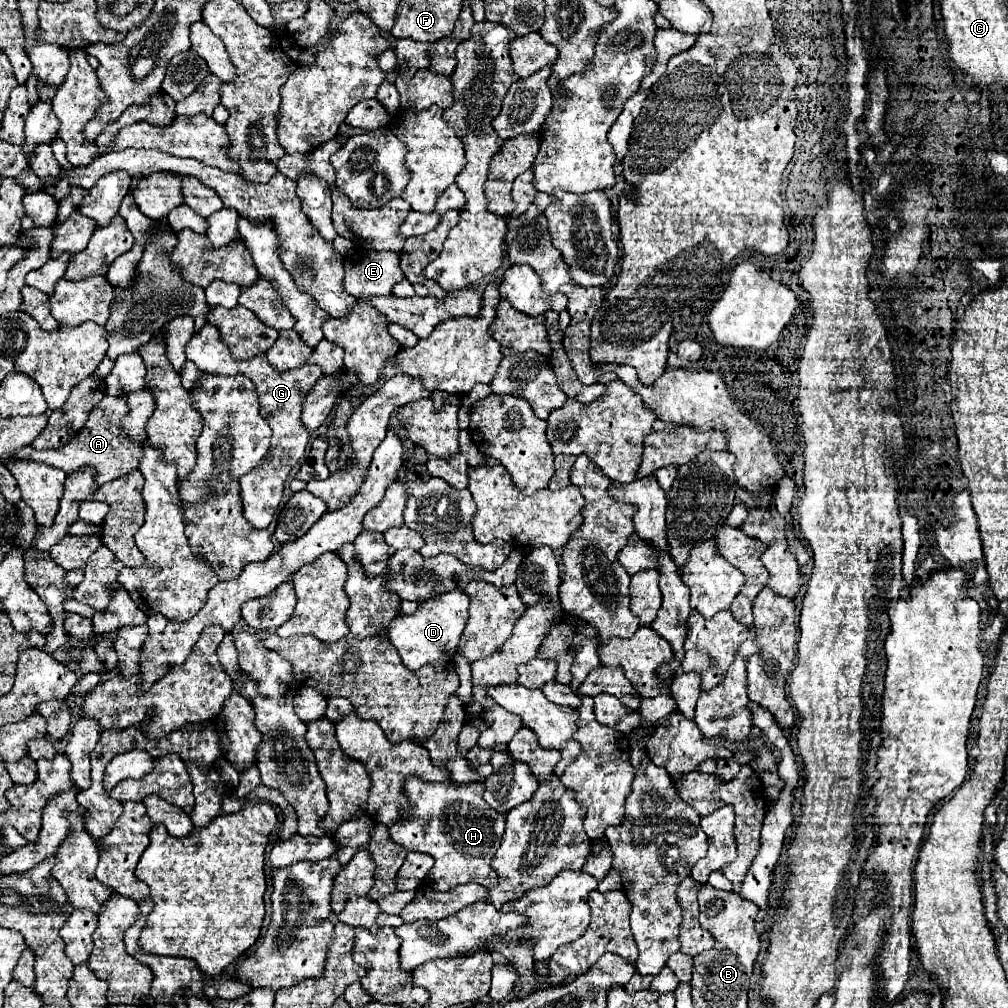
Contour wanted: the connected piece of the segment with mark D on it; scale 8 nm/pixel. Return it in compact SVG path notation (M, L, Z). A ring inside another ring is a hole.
M462 589L446 591L440 597L422 601L412 615L398 615L388 627L388 639L398 649L404 665L412 671L426 663L448 659L456 653L458 639L468 621L468 595Z

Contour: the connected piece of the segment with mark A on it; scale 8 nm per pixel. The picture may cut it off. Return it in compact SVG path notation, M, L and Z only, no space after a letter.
M104 395L104 399L90 411L90 419L88 419L86 427L70 443L66 443L60 449L42 449L42 451L38 451L34 447L22 447L20 451L12 453L12 457L28 457L34 461L42 461L42 463L62 469L64 473L72 473L84 465L94 465L98 471L96 481L104 485L112 479L118 479L120 475L128 475L128 471L138 469L138 463L144 455L144 449L140 445L136 445L120 435L120 425L126 415L128 415L128 405L126 405L124 397Z

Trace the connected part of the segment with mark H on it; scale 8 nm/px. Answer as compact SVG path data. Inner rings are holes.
M408 777L404 781L404 793L408 797L408 811L402 809L404 817L390 827L390 837L406 851L426 853L434 859L434 867L426 875L428 887L448 891L466 883L478 883L484 887L498 883L490 861L502 843L506 815L492 811L484 801L484 783L456 785L450 781L432 783Z

